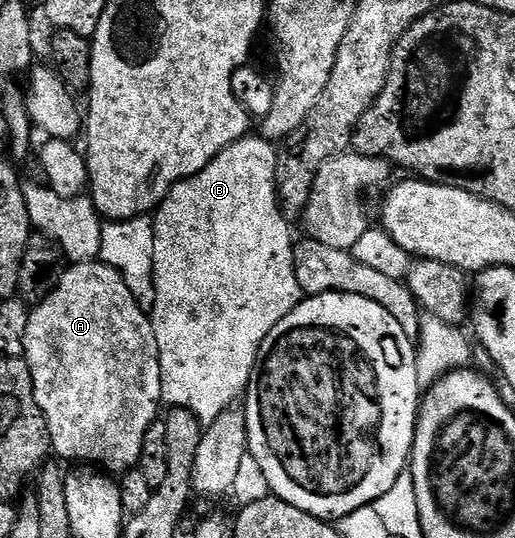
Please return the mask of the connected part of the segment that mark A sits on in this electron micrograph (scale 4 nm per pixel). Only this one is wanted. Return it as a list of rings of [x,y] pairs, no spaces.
[[[101,260],[84,261],[74,263],[67,268],[66,274],[60,279],[60,283],[47,295],[39,305],[33,306],[30,318],[28,319],[28,335],[24,339],[26,348],[25,360],[30,368],[30,374],[34,380],[34,394],[36,403],[40,403],[40,411],[46,420],[46,426],[50,432],[50,443],[55,454],[59,453],[66,461],[87,461],[87,466],[99,465],[102,471],[109,471],[114,475],[121,475],[137,466],[142,448],[146,442],[148,427],[152,427],[154,421],[159,420],[158,405],[163,404],[162,399],[162,376],[160,375],[160,359],[156,347],[156,331],[150,322],[150,313],[144,311],[143,306],[128,291],[128,283],[120,273],[117,273],[111,265]]]

